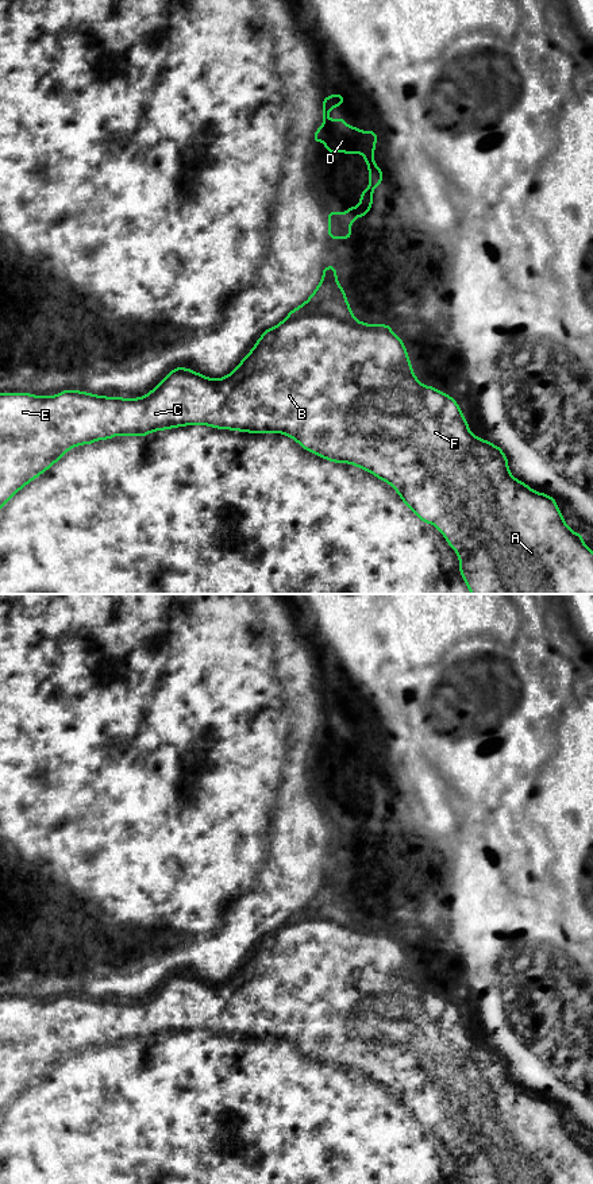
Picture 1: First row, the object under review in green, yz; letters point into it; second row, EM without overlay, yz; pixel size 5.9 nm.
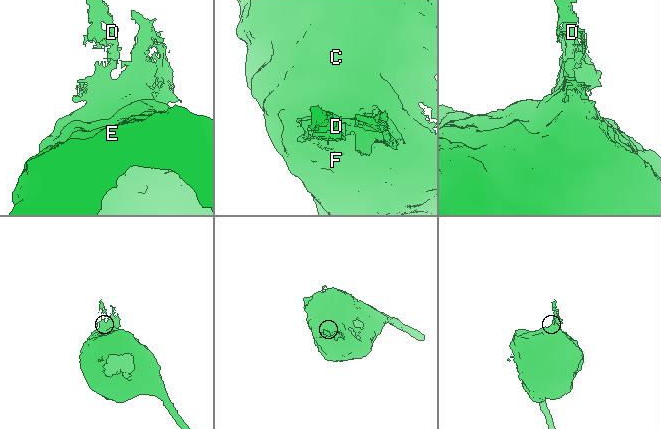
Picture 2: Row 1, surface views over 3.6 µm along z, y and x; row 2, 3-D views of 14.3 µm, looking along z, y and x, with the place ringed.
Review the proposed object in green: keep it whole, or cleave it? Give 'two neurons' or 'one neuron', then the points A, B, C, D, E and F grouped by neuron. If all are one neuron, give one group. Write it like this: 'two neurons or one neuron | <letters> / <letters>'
two neurons | A B C E F / D

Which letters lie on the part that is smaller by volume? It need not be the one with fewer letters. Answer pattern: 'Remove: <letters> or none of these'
Remove: D

